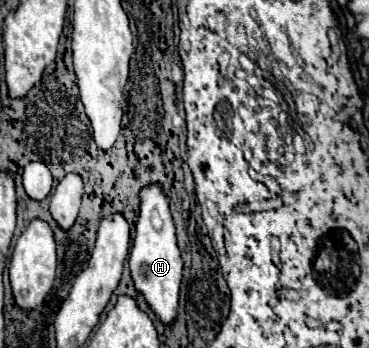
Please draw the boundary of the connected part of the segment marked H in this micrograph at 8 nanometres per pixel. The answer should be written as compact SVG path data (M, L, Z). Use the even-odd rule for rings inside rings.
M147 184L139 190L139 220L137 220L137 234L131 248L129 268L135 282L135 288L145 296L149 306L155 310L161 322L171 324L177 314L177 300L179 300L179 286L183 278L183 260L175 240L175 224L169 210L169 198L163 192L161 184Z

